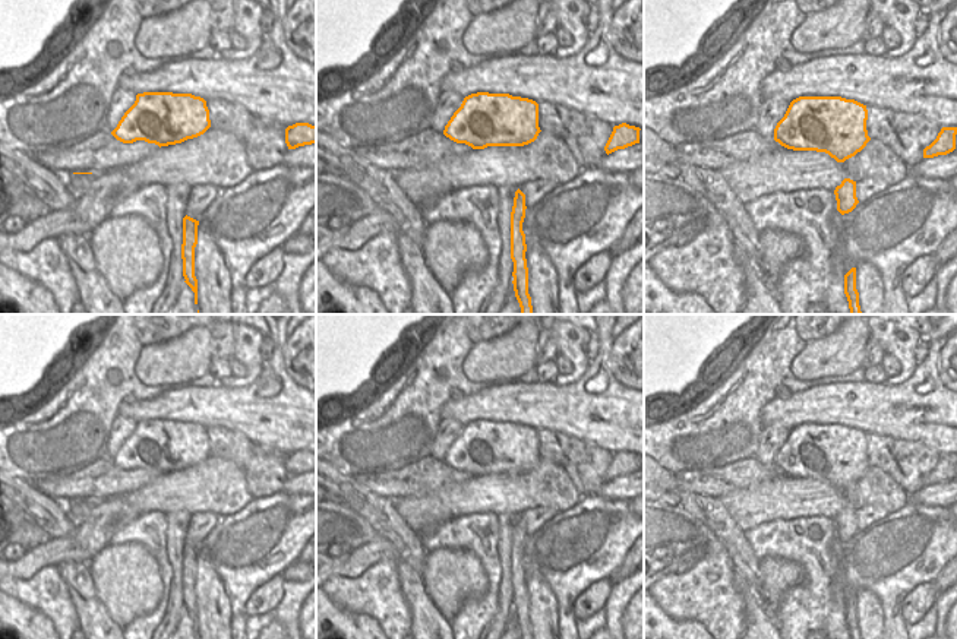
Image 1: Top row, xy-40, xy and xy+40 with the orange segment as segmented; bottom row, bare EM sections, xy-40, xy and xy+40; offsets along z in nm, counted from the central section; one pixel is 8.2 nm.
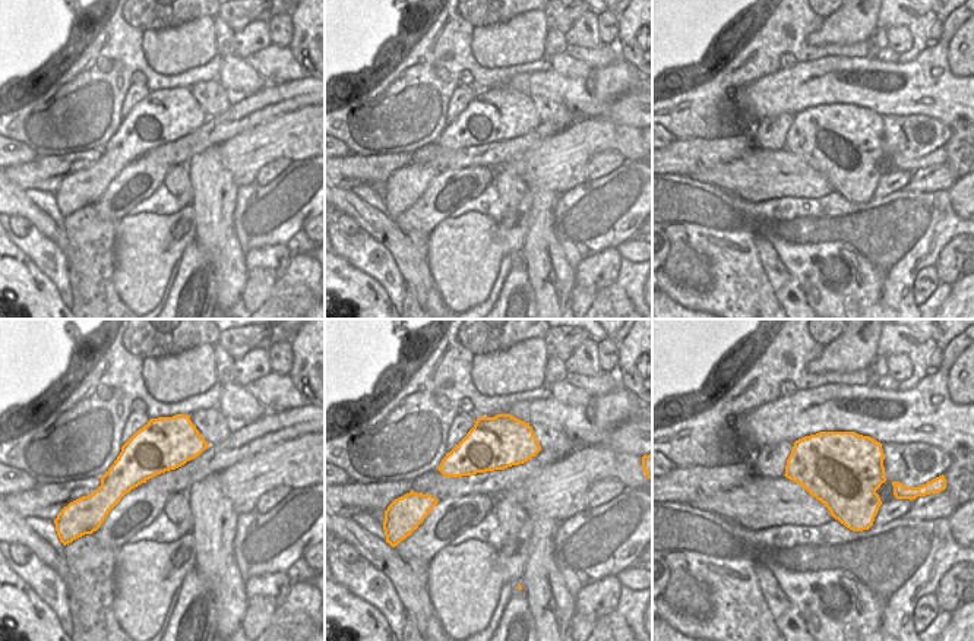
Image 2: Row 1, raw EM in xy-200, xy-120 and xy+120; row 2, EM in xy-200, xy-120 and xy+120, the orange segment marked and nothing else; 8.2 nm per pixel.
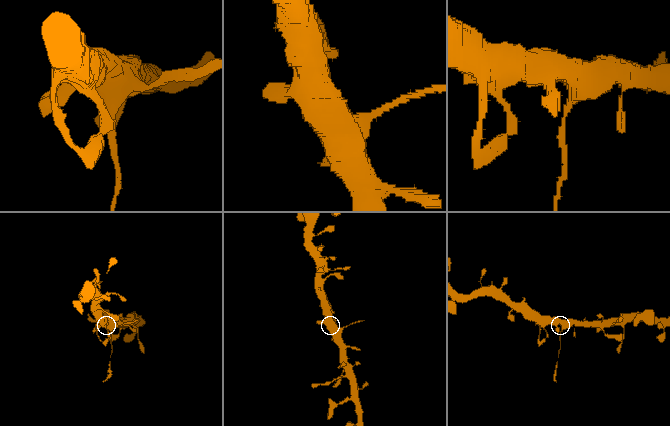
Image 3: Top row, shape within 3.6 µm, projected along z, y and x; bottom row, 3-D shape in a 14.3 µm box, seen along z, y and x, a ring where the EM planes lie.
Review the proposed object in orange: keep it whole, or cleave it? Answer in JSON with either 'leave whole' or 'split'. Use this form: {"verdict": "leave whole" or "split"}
{"verdict": "split"}

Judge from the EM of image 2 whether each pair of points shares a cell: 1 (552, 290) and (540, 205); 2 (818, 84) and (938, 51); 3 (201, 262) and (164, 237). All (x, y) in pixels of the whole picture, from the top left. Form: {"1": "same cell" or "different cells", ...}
{"1": "same cell", "2": "same cell", "3": "different cells"}

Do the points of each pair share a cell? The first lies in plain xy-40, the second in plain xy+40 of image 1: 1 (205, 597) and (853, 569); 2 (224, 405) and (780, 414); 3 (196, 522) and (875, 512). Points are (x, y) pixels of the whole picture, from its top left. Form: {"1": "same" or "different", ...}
{"1": "different", "2": "same", "3": "same"}

